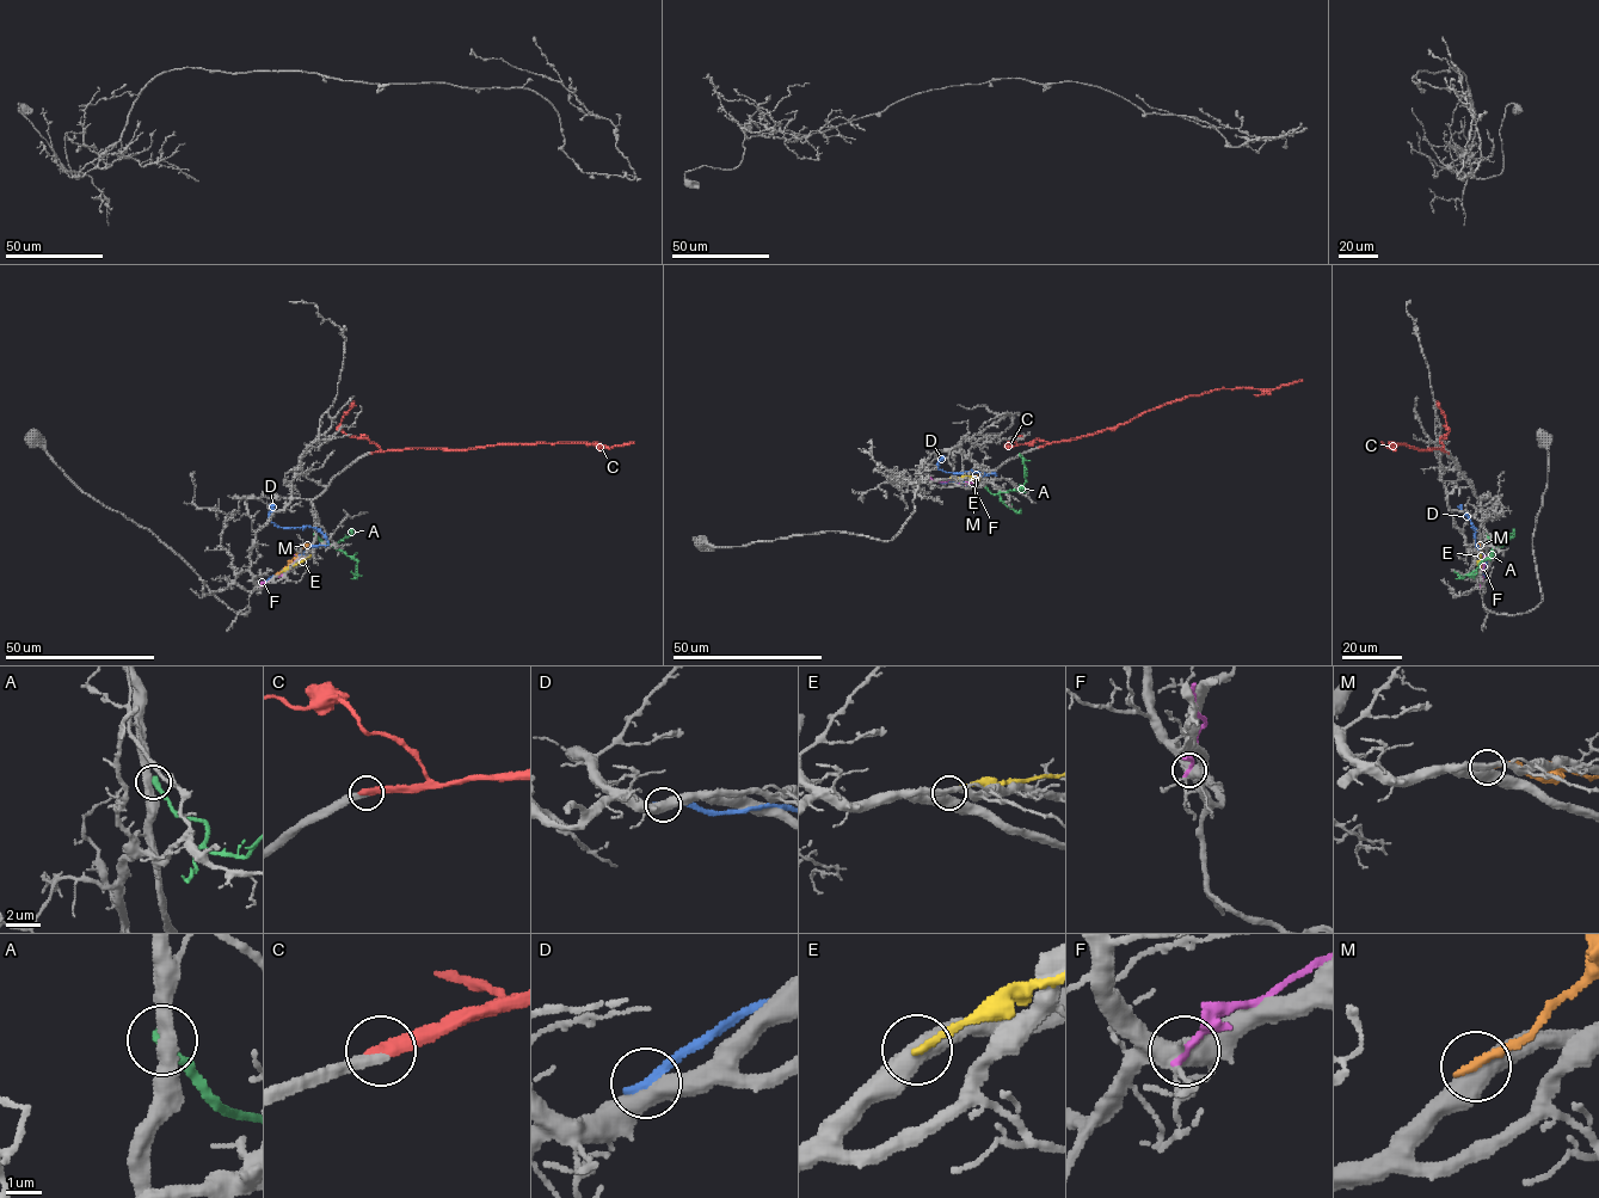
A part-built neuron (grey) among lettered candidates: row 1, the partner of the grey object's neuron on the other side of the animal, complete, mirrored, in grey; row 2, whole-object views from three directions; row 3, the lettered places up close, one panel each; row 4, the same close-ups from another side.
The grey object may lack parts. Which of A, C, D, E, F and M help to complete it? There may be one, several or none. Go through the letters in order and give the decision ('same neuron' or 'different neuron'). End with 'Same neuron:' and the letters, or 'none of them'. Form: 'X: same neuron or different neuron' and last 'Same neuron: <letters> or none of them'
A: different neuron
C: same neuron
D: different neuron
E: different neuron
F: different neuron
M: different neuron
Same neuron: C

